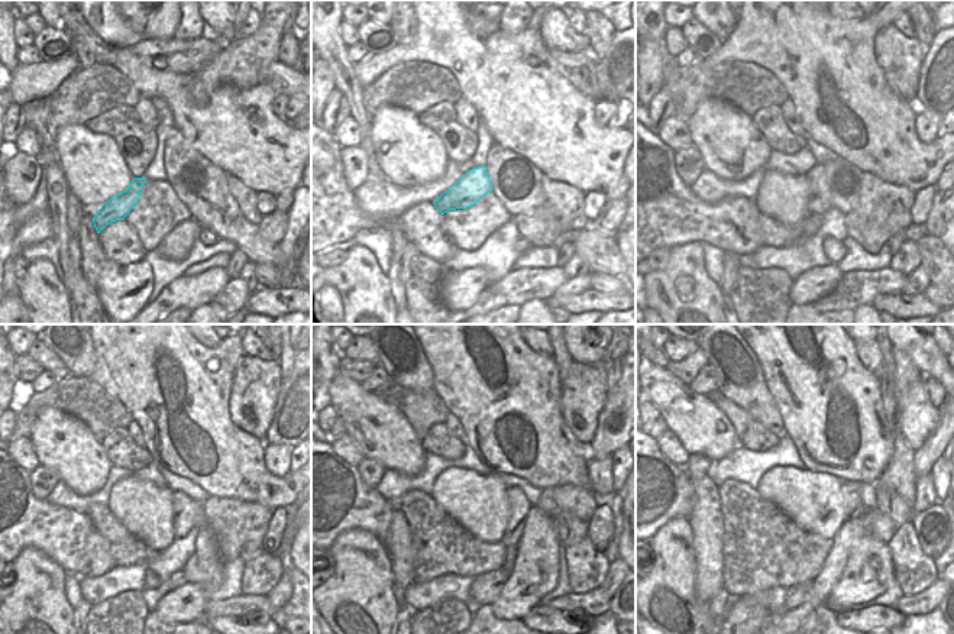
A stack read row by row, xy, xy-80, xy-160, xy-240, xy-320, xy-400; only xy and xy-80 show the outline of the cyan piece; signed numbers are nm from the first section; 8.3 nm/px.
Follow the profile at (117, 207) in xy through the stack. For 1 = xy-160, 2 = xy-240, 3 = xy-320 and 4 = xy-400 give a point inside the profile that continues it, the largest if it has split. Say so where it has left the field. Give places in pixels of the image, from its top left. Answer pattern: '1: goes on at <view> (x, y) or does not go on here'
1: goes on at xy-160 (820, 201)
2: goes on at xy-240 (188, 513)
3: goes on at xy-320 (520, 507)
4: goes on at xy-400 (850, 491)

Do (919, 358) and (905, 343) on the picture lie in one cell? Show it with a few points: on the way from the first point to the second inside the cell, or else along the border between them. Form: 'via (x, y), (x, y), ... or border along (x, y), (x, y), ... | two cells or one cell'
via (917, 355), (908, 346) | one cell

